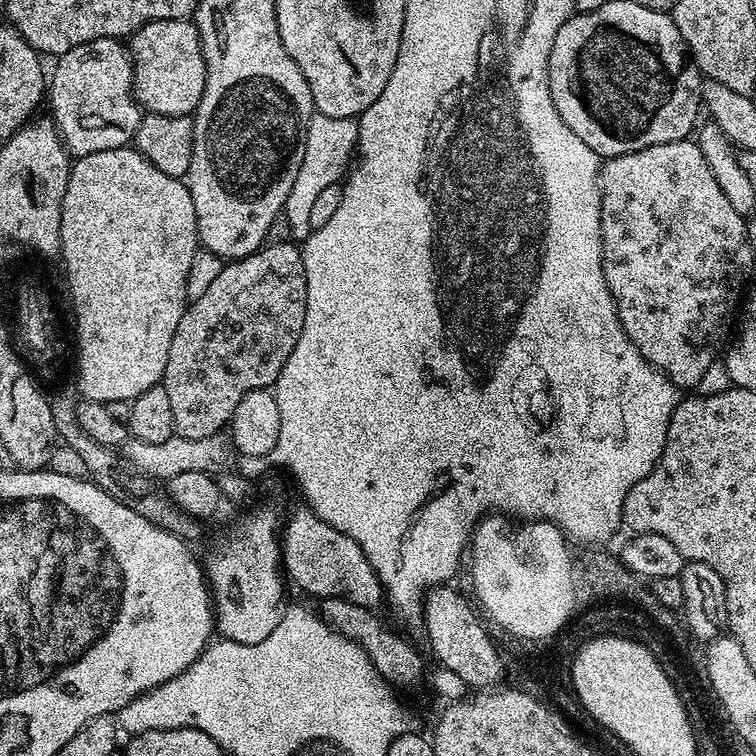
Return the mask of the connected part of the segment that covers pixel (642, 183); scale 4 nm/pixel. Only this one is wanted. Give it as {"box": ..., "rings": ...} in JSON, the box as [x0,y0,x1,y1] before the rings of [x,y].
{"box":[600,138,754,389],"rings":[[[689,138],[646,146],[646,150],[634,150],[630,154],[609,156],[601,163],[600,237],[602,238],[606,286],[616,303],[618,318],[622,322],[622,330],[626,332],[630,342],[634,342],[634,346],[640,351],[642,358],[646,358],[646,362],[650,362],[658,371],[663,372],[676,385],[677,389],[695,389],[706,374],[706,370],[710,370],[710,366],[717,363],[718,357],[725,351],[726,345],[733,335],[732,319],[735,316],[737,319],[742,297],[750,283],[748,275],[752,272],[752,260],[754,260],[754,253],[750,250],[750,242],[748,241],[748,225],[745,217],[740,216],[738,211],[731,206],[726,194],[723,193],[722,186],[718,184],[717,178],[711,173],[710,166],[707,165],[706,158],[695,139]]]}

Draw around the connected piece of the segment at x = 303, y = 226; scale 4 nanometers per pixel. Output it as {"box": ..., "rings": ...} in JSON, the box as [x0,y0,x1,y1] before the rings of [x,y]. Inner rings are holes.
{"box":[282,112,360,241],"rings":[[[316,112],[310,118],[310,126],[306,130],[306,154],[302,158],[302,166],[298,166],[298,178],[294,178],[294,187],[290,190],[290,198],[286,198],[282,213],[283,223],[288,223],[288,232],[293,236],[289,237],[293,241],[308,239],[313,231],[310,226],[311,208],[326,186],[340,184],[345,179],[353,163],[359,138],[360,126],[353,118],[330,118],[321,112]]]}

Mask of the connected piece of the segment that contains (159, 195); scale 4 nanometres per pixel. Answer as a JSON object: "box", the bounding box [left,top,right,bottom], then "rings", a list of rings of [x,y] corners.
{"box":[60,146,198,404],"rings":[[[125,146],[115,148],[114,150],[98,150],[98,154],[86,154],[79,157],[69,167],[68,185],[66,186],[66,194],[62,198],[62,226],[60,227],[60,258],[63,265],[63,275],[66,277],[66,292],[72,295],[72,308],[76,311],[76,364],[80,367],[80,386],[78,392],[85,400],[97,400],[103,404],[115,402],[119,399],[132,401],[138,398],[138,394],[142,394],[142,390],[150,390],[155,384],[161,383],[164,379],[164,371],[166,370],[166,357],[170,355],[170,342],[174,338],[174,330],[178,330],[178,322],[182,322],[182,314],[184,309],[190,303],[190,295],[188,296],[188,275],[192,272],[192,263],[196,260],[196,248],[198,249],[198,237],[196,234],[196,215],[194,214],[194,198],[190,198],[190,190],[187,183],[181,177],[171,176],[170,174],[162,174],[162,170],[158,170],[158,166],[151,164],[141,152],[137,152],[135,147]]]}

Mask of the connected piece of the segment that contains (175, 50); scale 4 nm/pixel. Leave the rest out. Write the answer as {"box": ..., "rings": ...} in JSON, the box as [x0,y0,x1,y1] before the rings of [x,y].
{"box":[130,19,206,116],"rings":[[[191,19],[155,20],[143,24],[130,37],[132,57],[132,94],[145,113],[167,116],[192,116],[198,102],[202,102],[202,90],[206,90],[206,58],[202,54],[202,42]]]}

